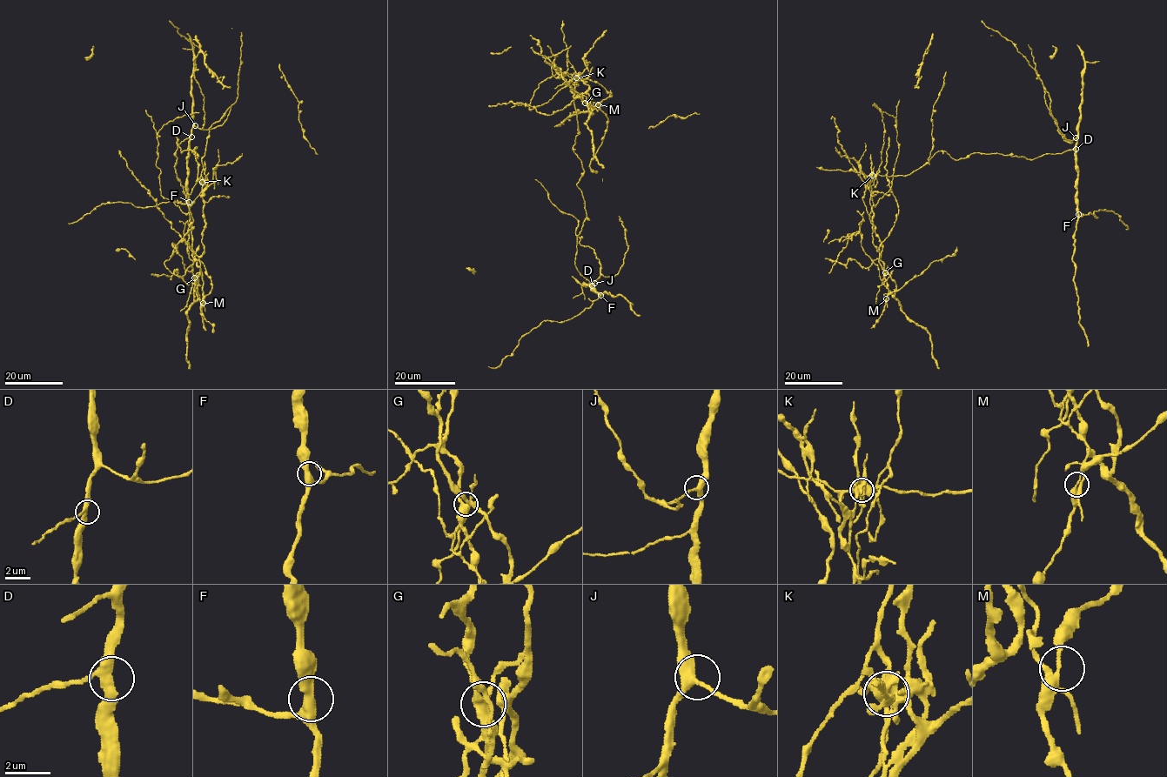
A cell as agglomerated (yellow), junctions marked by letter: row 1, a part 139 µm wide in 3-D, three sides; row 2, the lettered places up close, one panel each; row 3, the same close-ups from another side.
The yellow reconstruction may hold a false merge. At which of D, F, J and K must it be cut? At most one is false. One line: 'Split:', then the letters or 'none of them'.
Split: K

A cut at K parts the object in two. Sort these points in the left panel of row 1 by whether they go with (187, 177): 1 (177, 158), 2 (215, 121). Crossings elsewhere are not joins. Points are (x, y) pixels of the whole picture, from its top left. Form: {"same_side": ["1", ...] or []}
{"same_side": []}

